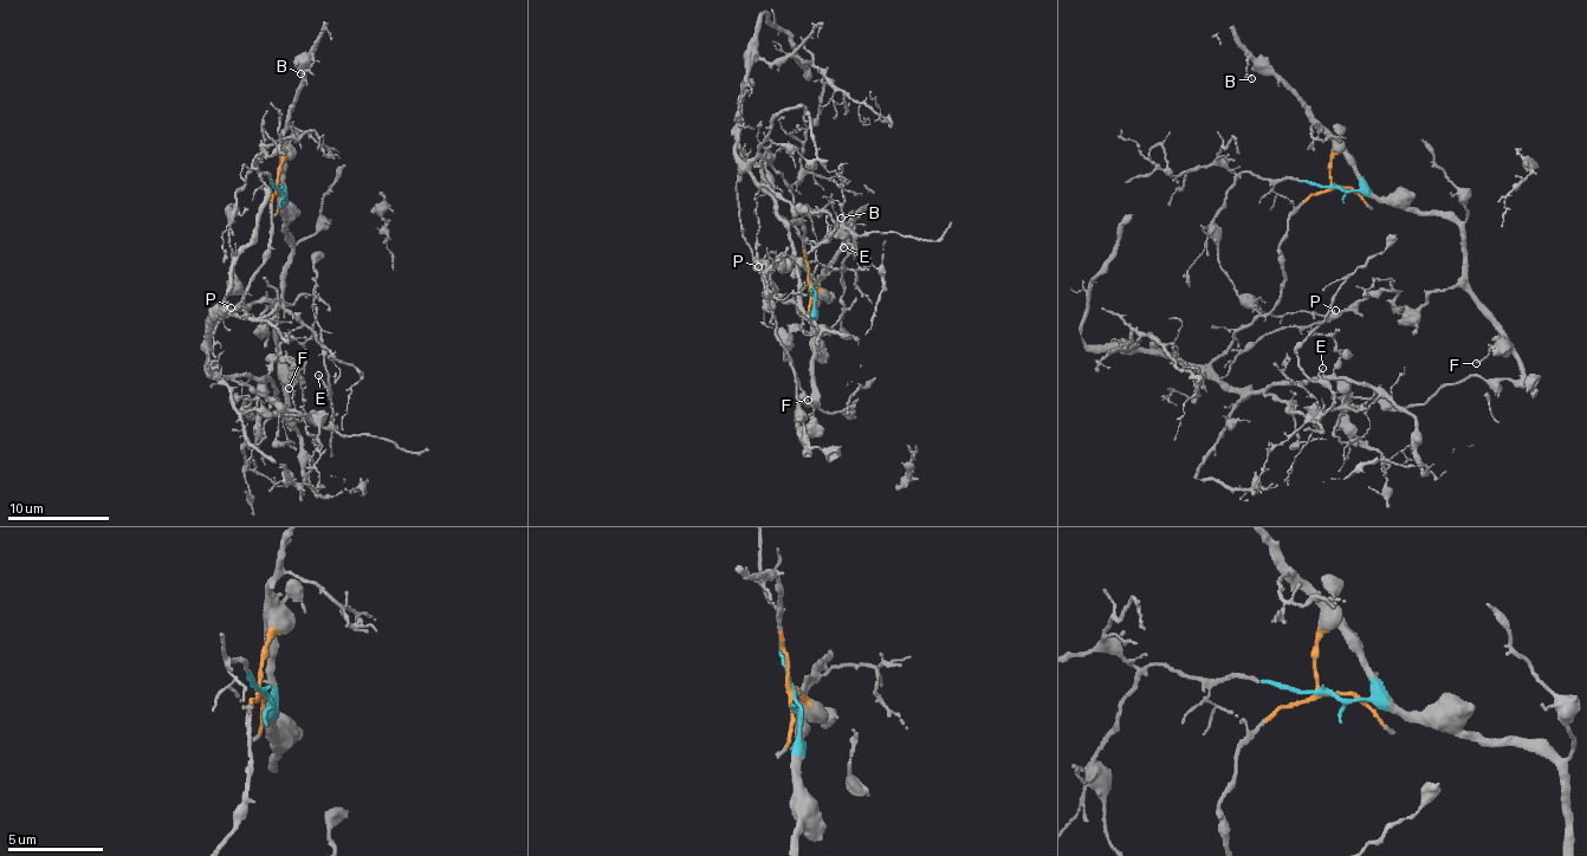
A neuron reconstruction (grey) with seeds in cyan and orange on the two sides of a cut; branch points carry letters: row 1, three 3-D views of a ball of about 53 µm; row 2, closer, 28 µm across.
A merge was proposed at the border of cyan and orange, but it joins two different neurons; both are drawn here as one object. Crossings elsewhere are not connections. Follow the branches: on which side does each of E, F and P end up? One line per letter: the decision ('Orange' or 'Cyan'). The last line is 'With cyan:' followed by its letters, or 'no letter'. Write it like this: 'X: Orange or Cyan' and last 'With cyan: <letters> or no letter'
E: Orange
F: Cyan
P: Orange
With cyan: F

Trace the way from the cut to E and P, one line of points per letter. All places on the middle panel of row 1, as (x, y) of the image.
E: (811, 285), (798, 219), (777, 211), (736, 136), (738, 162), (843, 225), (856, 253), (842, 248)
P: (811, 285), (798, 219), (785, 220), (771, 188), (764, 188), (756, 195), (758, 266)

